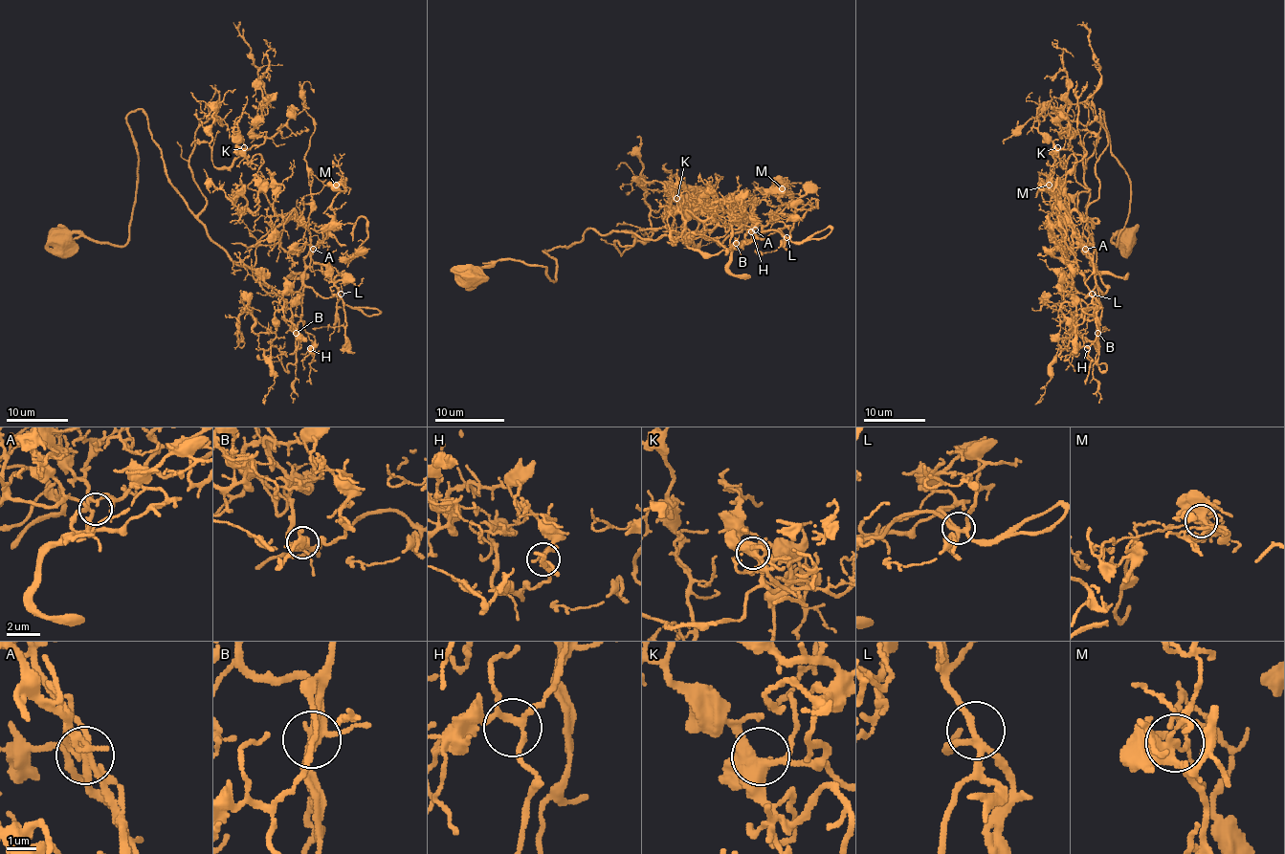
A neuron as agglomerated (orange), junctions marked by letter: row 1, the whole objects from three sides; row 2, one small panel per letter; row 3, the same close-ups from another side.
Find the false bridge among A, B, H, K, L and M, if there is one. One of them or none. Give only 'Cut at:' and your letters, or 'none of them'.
Cut at: none of them

